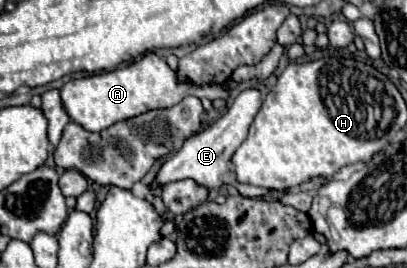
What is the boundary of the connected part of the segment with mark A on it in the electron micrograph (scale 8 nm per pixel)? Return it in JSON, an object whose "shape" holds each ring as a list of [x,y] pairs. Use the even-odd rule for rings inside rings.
{"shape":[[[149,52],[141,60],[129,64],[129,66],[111,70],[111,72],[73,78],[61,88],[61,100],[65,104],[69,118],[73,122],[85,126],[91,132],[101,132],[101,130],[113,126],[115,122],[139,116],[147,110],[175,106],[189,94],[197,96],[197,98],[213,100],[211,86],[203,86],[203,88],[201,86],[181,86],[175,78],[175,72],[155,52]]]}

